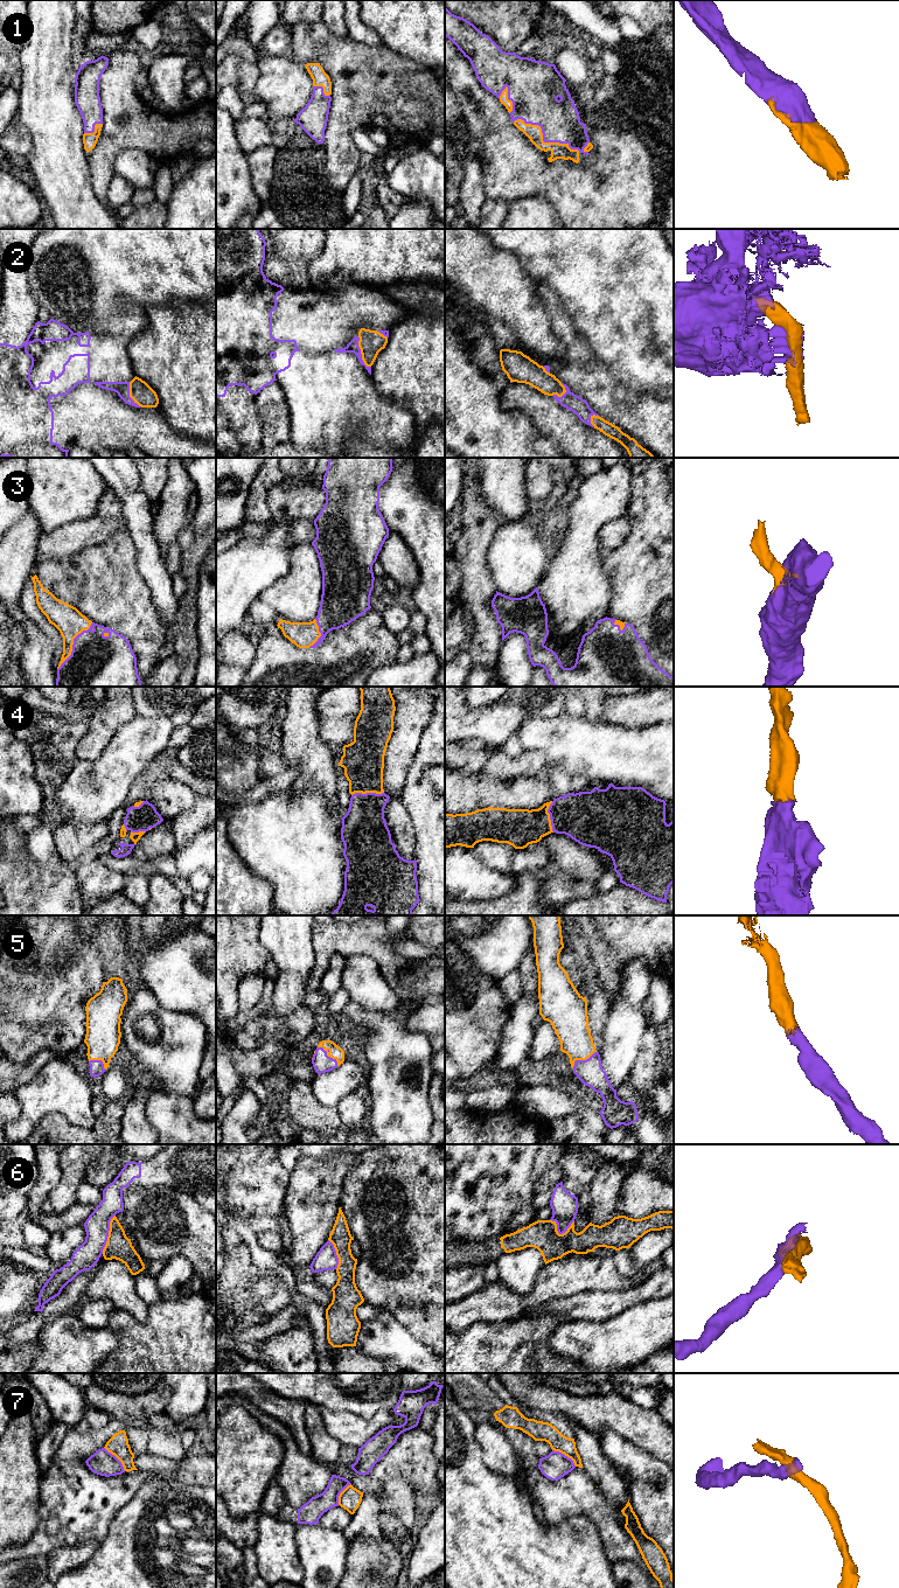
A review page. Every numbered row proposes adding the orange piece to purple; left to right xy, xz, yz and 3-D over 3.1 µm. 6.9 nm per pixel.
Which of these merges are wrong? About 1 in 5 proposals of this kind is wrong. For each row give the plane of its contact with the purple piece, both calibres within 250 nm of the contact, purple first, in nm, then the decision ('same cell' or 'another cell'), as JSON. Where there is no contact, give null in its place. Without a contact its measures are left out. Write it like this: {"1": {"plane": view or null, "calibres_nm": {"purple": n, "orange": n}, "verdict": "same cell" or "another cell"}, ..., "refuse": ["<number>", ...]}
{"1": {"plane": "yz", "calibres_nm": {"purple": 280, "orange": 110}, "verdict": "same cell"}, "2": {"plane": "xz", "calibres_nm": {"purple": 80, "orange": 170}, "verdict": "another cell"}, "3": {"plane": "xy", "calibres_nm": {"purple": 460, "orange": 200}, "verdict": "same cell"}, "4": {"plane": "xz", "calibres_nm": {"purple": 320, "orange": 280}, "verdict": "same cell"}, "5": {"plane": "xz", "calibres_nm": {"purple": 130, "orange": 90}, "verdict": "same cell"}, "6": {"plane": "xy", "calibres_nm": {"purple": 170, "orange": 180}, "verdict": "another cell"}, "7": {"plane": "xy", "calibres_nm": {"purple": 170, "orange": 140}, "verdict": "another cell"}, "refuse": ["2", "6", "7"]}

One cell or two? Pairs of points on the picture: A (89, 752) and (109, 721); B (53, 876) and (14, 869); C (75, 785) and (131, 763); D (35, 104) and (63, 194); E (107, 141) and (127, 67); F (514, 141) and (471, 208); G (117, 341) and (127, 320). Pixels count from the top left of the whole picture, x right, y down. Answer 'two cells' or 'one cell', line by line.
A: one cell
B: one cell
C: one cell
D: one cell
E: one cell
F: two cells
G: one cell

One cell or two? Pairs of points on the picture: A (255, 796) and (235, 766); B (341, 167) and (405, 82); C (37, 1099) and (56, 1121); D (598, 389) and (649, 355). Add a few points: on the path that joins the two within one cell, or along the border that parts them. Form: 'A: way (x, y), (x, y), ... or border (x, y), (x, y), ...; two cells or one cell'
A: border (262, 779), (241, 796); two cells
B: way (341, 143), (341, 131), (381, 91); one cell
C: border (76, 1126), (60, 1114), (48, 1114), (32, 1132); two cells
D: border (598, 355), (615, 378), (638, 392); two cells

